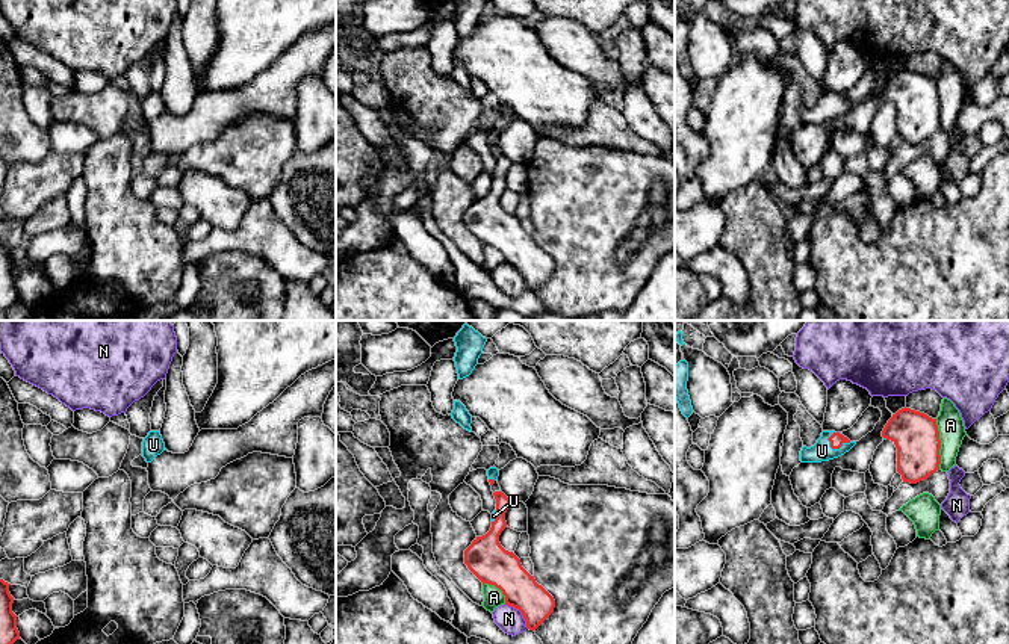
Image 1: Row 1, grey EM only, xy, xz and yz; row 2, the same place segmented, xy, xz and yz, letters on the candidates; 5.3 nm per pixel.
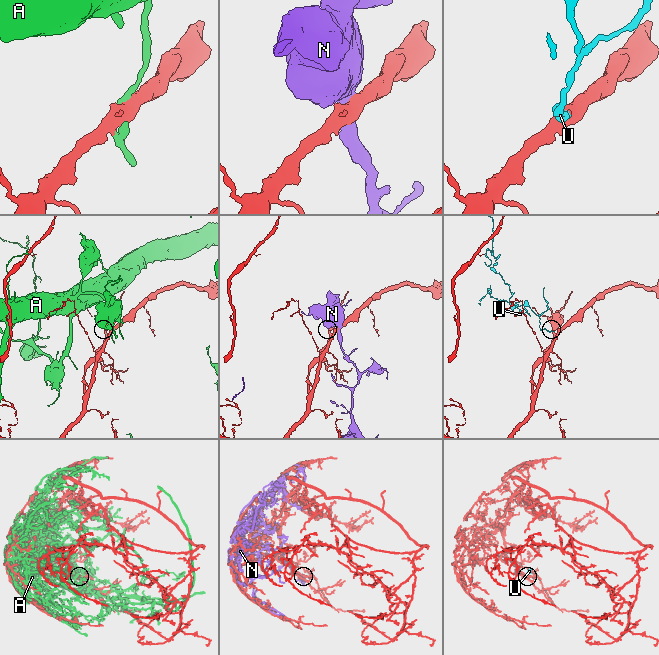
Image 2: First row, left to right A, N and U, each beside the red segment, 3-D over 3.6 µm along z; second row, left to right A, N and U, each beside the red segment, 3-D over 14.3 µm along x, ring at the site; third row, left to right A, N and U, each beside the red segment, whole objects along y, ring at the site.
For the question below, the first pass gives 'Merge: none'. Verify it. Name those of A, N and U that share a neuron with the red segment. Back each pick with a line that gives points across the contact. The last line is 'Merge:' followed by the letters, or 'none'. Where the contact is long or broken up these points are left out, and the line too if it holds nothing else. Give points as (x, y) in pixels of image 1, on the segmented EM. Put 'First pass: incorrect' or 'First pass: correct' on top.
First pass: incorrect
U: way yz (837, 439), (837, 448), (822, 451)
Merge: U

